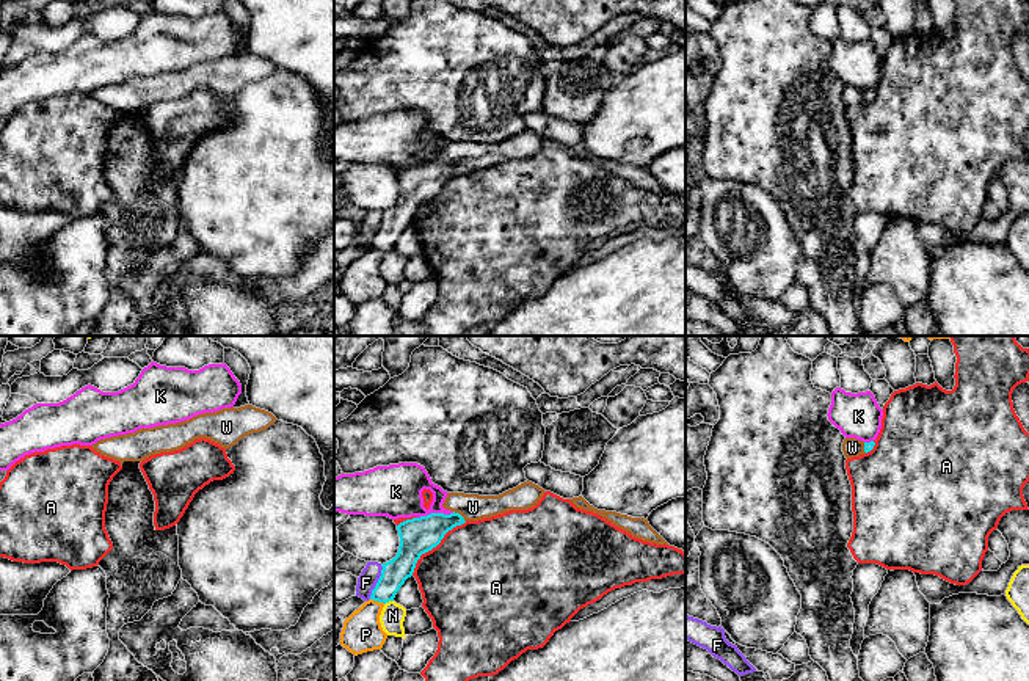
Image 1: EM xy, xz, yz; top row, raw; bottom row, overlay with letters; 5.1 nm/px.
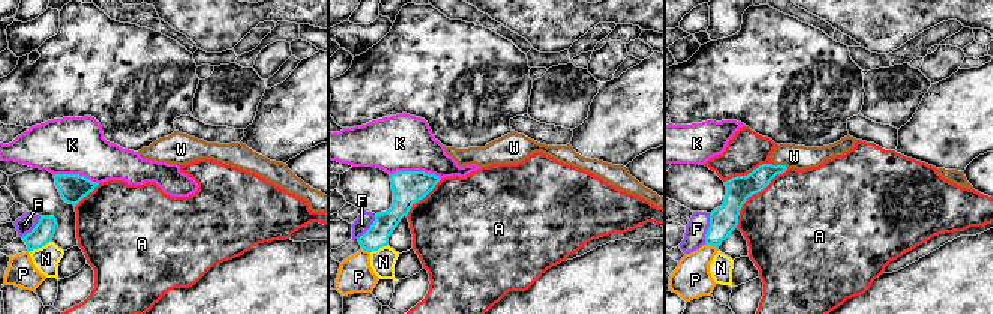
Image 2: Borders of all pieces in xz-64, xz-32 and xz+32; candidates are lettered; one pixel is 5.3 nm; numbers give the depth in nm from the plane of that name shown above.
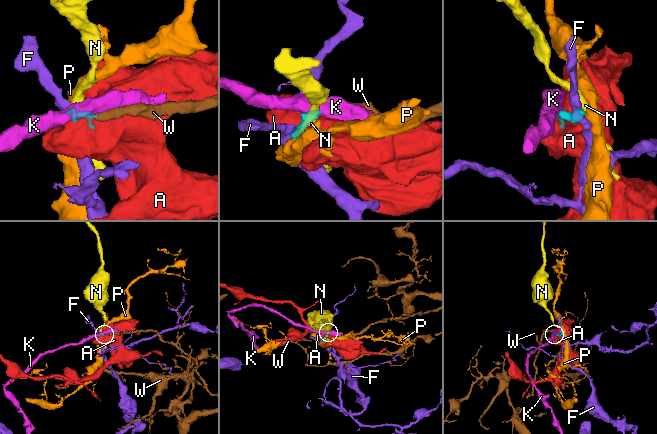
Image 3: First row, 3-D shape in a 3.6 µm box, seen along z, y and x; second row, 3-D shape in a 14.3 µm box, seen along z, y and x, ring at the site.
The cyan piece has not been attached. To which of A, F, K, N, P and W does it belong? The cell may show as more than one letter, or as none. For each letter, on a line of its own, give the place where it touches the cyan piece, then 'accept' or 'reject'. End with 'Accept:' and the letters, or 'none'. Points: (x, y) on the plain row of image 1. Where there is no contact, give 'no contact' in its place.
A: contact xz (435, 195); reject
F: contact xz (377, 231); reject
K: contact xz (435, 162); reject
N: contact xz (388, 250); reject
P: contact xz (378, 250); reject
W: contact xz (460, 163); accept
Accept: W

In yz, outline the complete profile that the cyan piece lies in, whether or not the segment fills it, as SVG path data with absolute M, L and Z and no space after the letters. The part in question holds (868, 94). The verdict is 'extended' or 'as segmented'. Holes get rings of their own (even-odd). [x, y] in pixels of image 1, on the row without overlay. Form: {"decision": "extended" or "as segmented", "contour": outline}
{"decision": "extended", "contour": "M845 86L842 91L842 100L845 104L845 107L852 107L852 105L860 105L863 102L867 102L874 97L875 91L863 91L860 88L855 86Z"}

